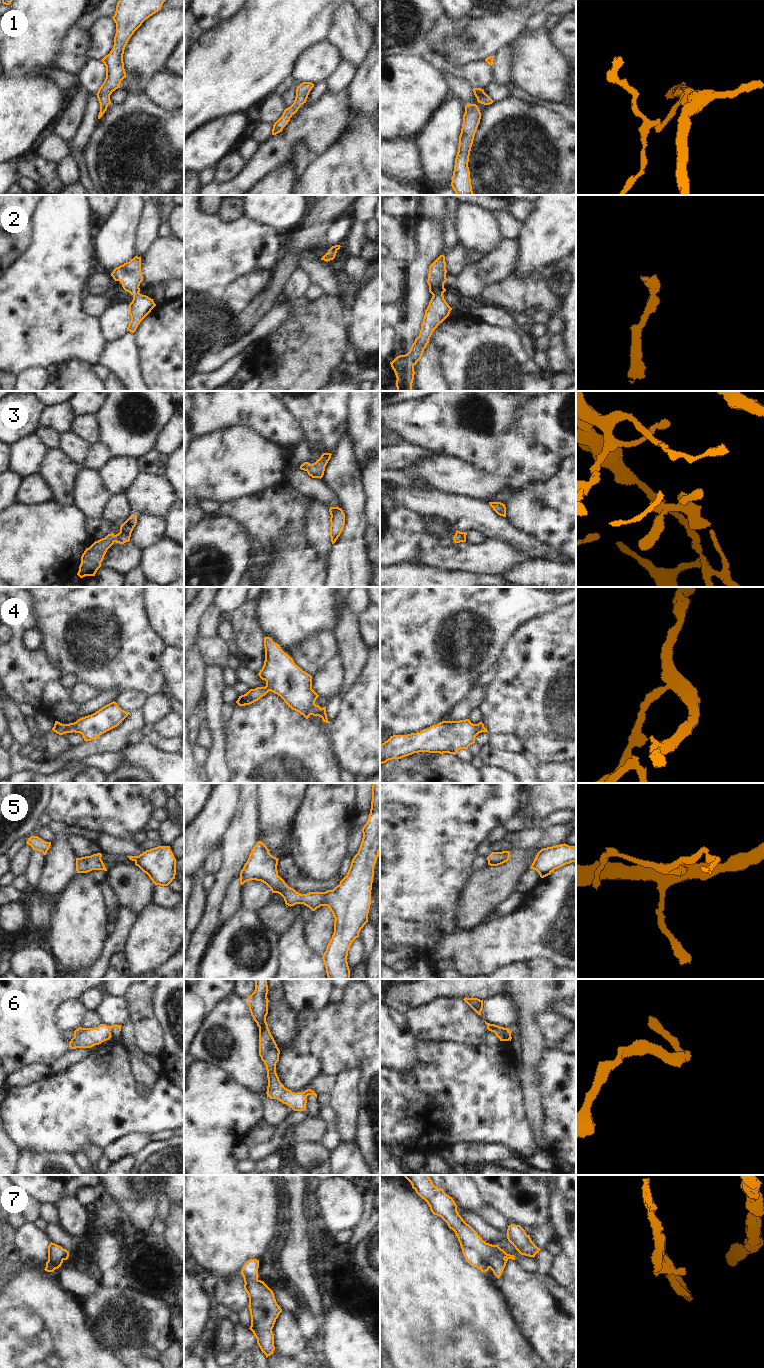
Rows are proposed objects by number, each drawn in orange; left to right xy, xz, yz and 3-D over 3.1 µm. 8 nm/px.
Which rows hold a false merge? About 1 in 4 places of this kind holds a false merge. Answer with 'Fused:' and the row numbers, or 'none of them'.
Fused: 6

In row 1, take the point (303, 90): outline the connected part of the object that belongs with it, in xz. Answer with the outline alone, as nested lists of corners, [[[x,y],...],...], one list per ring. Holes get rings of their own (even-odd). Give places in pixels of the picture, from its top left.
[[[303,82],[296,89],[296,97],[294,103],[286,108],[282,116],[274,123],[272,129],[272,135],[276,135],[282,132],[283,128],[288,124],[290,118],[298,111],[298,109],[306,103],[308,95],[314,84],[311,82]]]

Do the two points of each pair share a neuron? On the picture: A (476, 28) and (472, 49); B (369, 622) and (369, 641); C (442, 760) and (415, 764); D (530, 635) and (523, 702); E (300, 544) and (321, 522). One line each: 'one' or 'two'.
A: one
B: one
C: two
D: one
E: two

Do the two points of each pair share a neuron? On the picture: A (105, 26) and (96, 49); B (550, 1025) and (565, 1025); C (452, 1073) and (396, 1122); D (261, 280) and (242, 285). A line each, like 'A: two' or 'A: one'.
A: one
B: one
C: one
D: one

